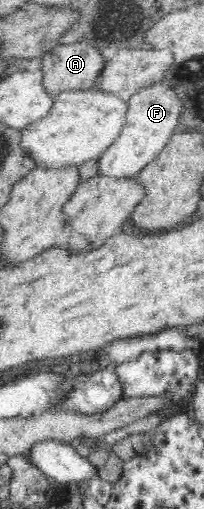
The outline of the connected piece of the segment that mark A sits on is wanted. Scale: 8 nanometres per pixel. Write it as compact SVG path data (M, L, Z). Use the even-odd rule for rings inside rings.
M80 40L55 46L42 55L42 64L46 86L58 95L65 90L96 85L107 58L95 44Z

